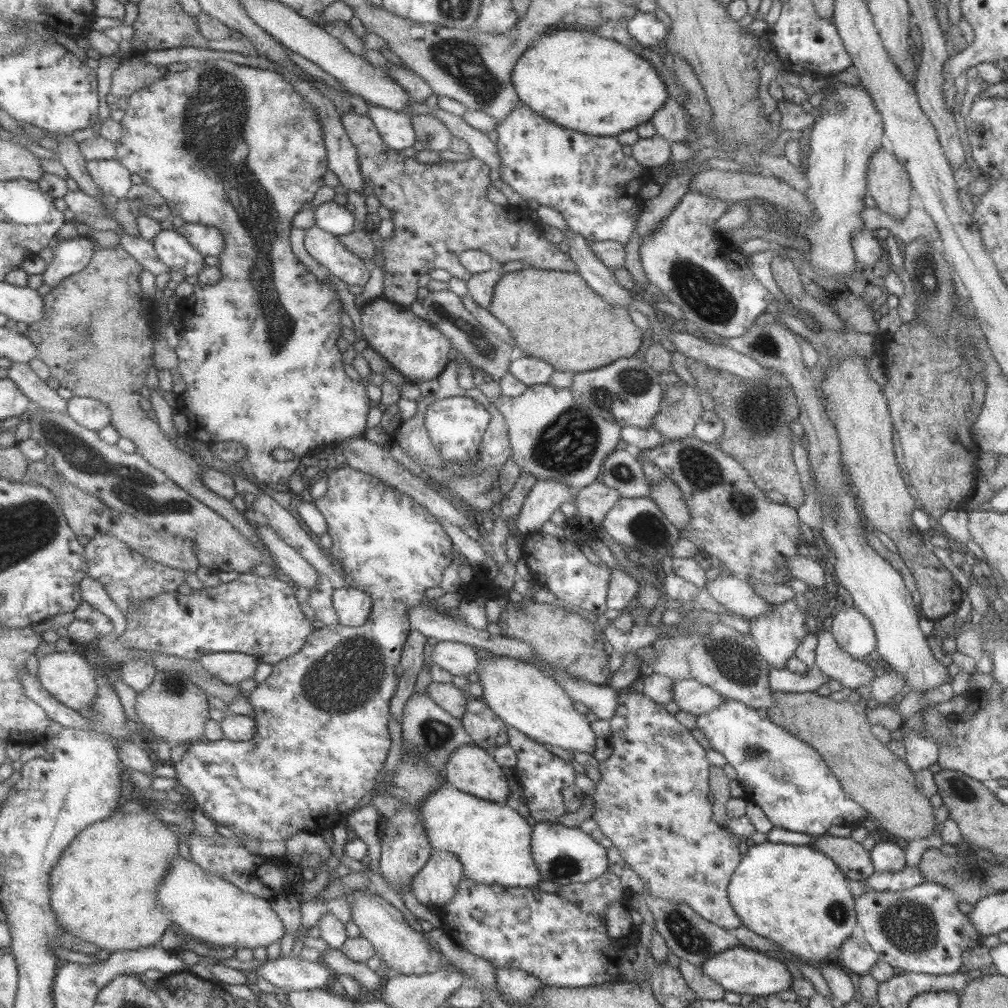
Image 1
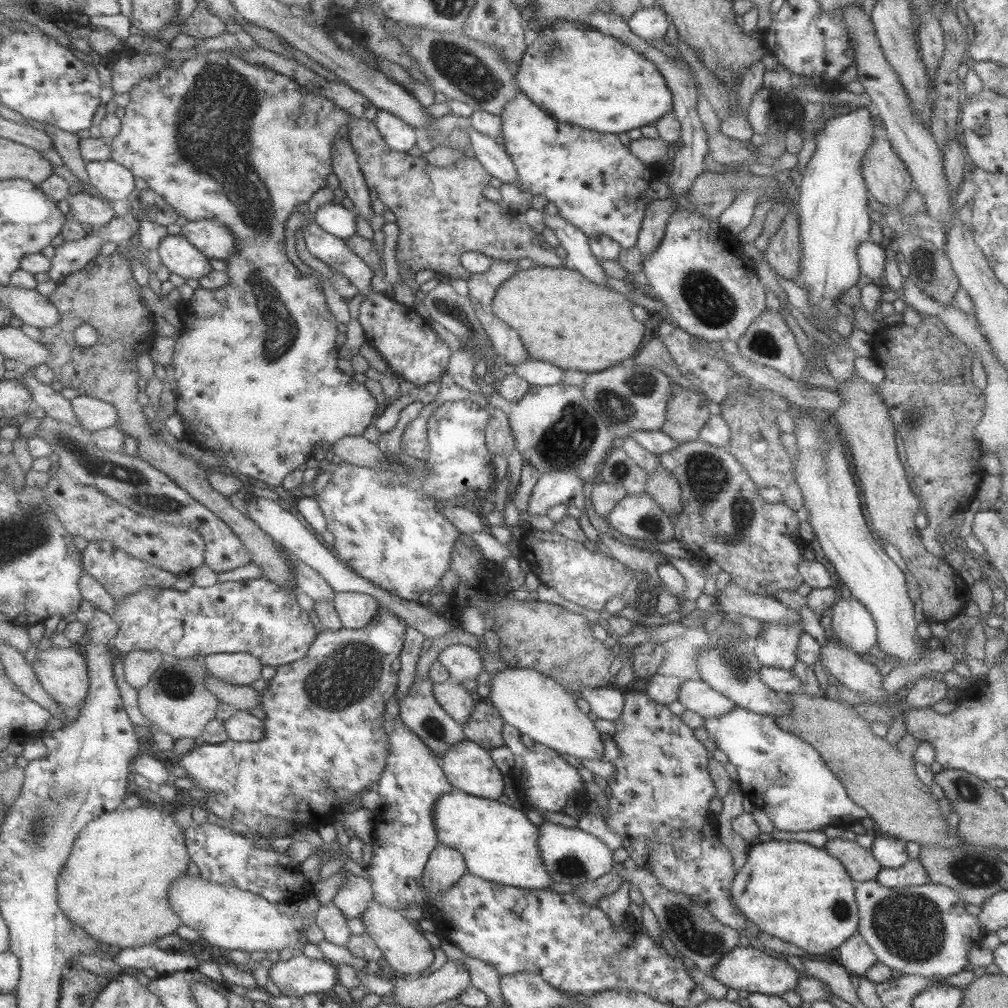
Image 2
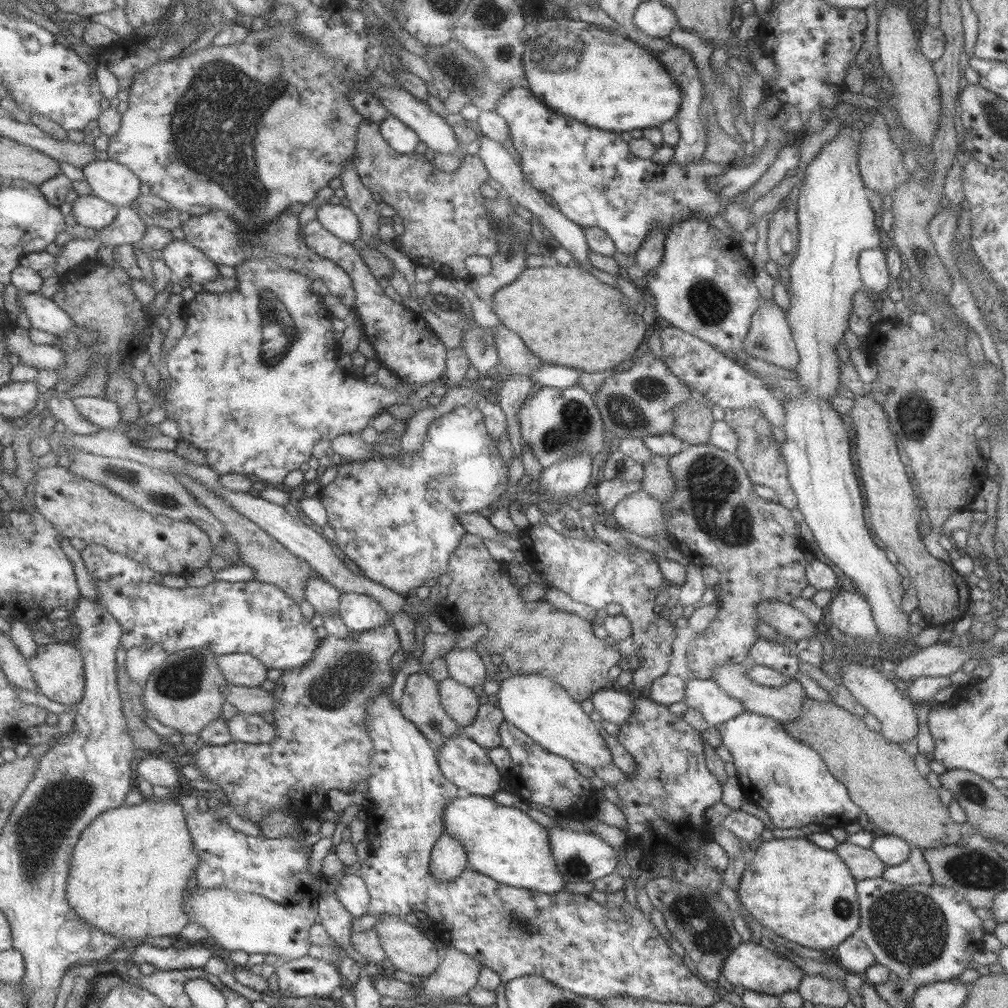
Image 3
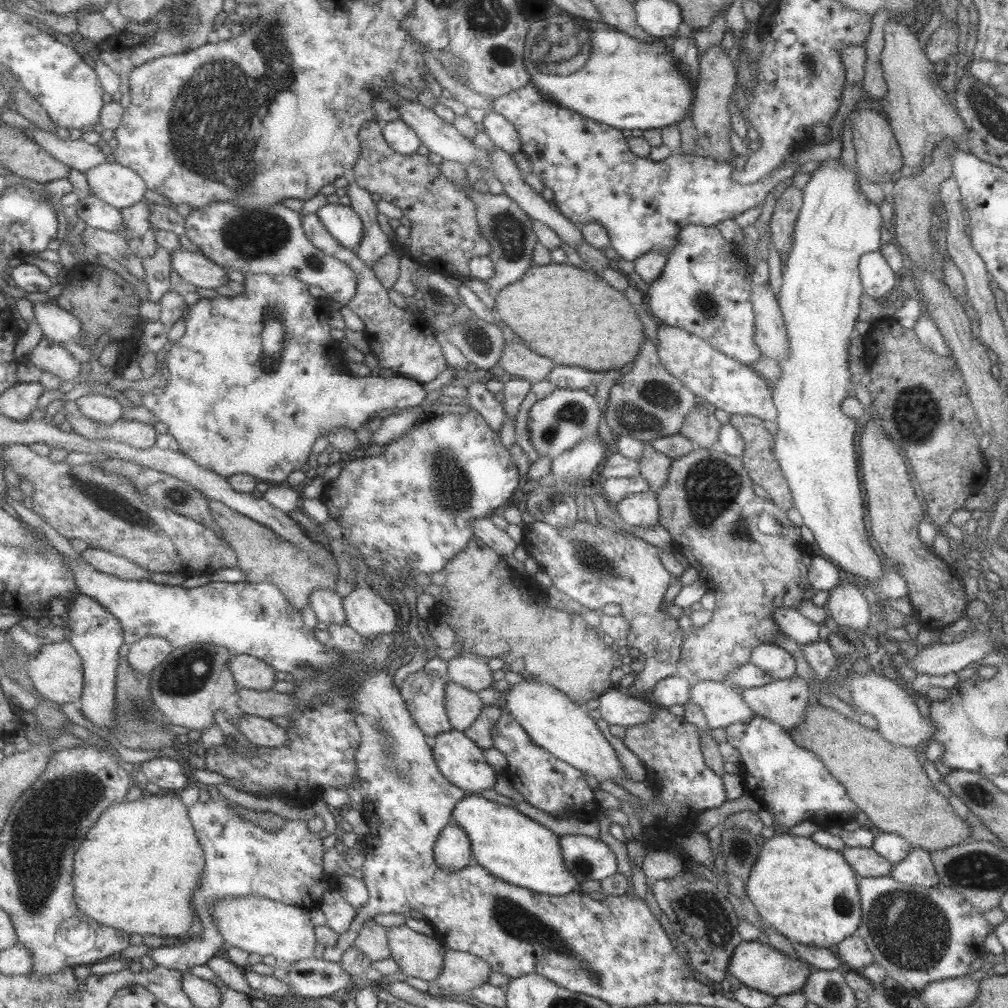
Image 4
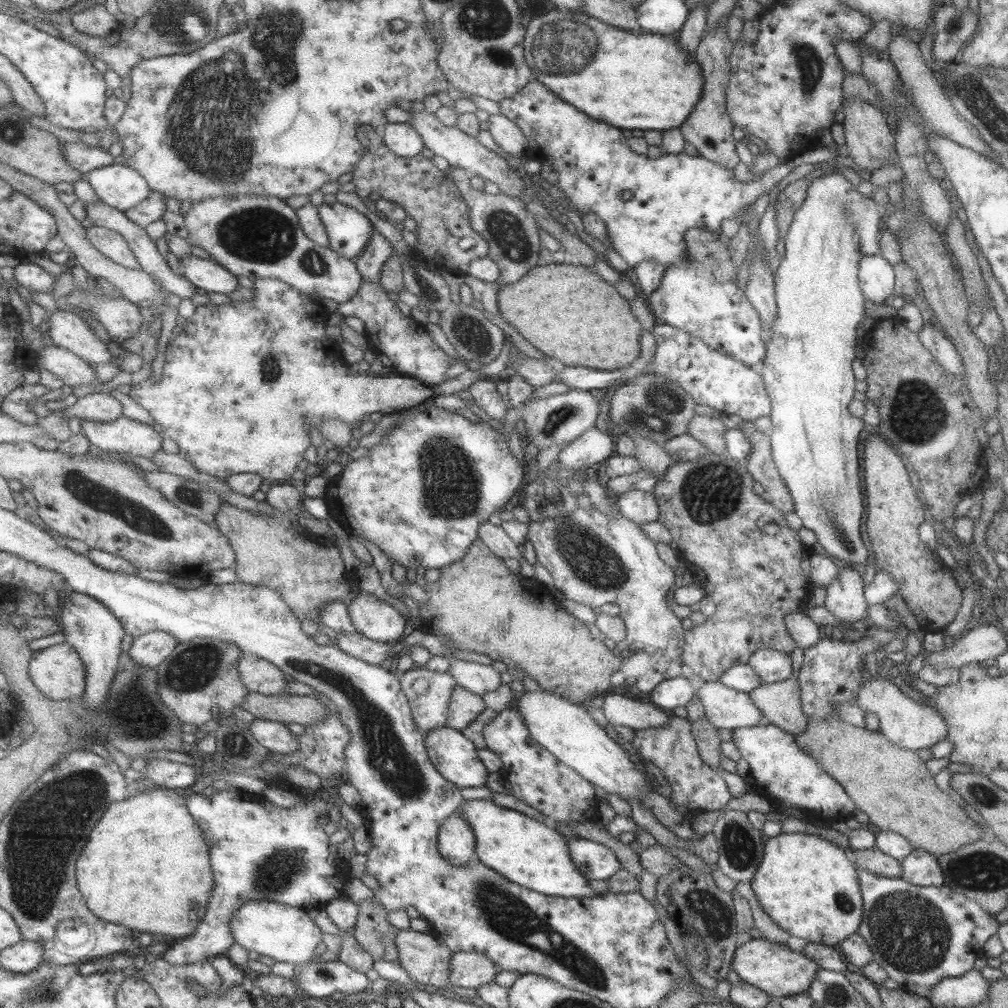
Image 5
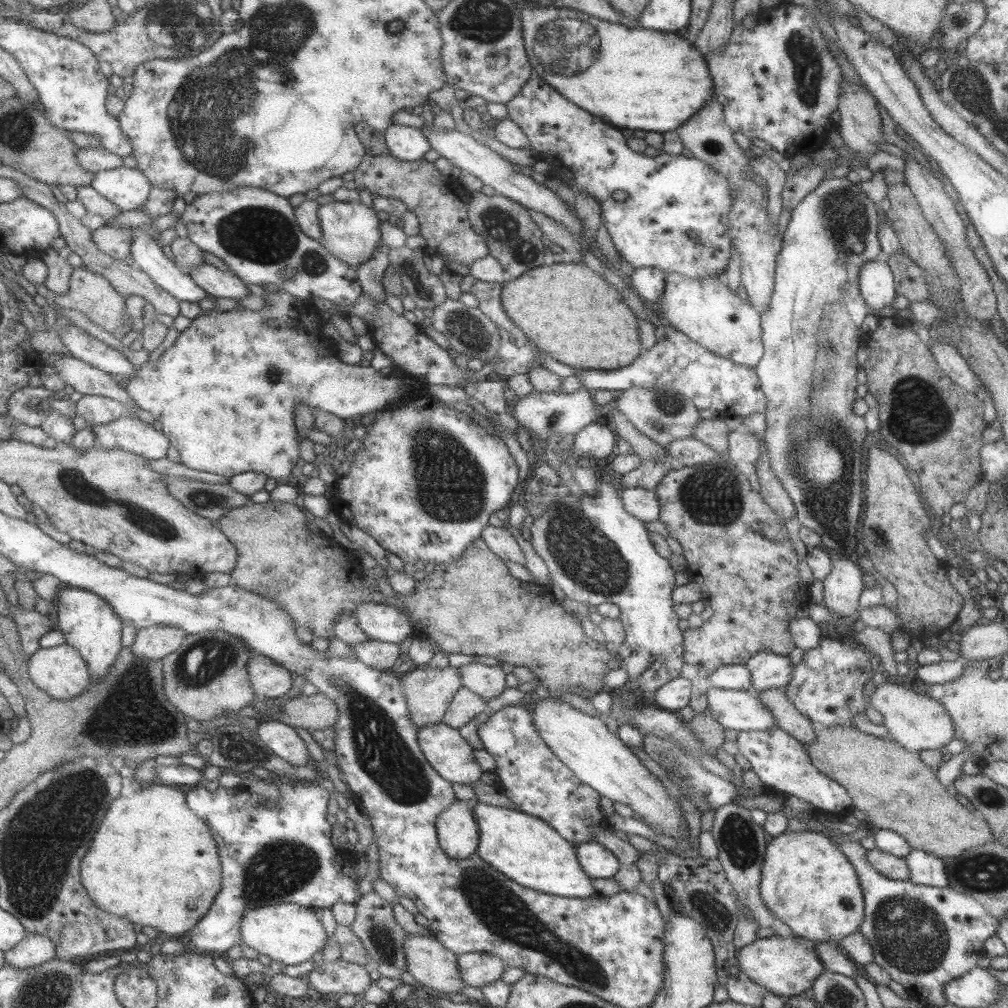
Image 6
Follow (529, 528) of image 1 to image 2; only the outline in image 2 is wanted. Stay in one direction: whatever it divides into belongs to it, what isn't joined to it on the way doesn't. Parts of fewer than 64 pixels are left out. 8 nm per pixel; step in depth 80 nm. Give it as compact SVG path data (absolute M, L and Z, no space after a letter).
M576 469L552 470L540 474L522 515L525 516L528 524L530 514L545 515L555 504L571 505L578 509L585 508L582 488L583 482L577 476Z

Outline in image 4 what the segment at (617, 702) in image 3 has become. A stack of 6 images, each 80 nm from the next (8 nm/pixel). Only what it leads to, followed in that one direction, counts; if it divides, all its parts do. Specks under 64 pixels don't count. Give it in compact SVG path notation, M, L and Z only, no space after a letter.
M610 688L600 695L596 709L607 725L628 727L653 718L656 706L632 698L626 691Z

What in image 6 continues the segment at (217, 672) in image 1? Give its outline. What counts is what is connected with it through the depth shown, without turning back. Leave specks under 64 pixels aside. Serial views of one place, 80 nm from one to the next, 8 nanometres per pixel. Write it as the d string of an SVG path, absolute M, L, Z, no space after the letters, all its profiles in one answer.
M253 653L248 673L255 692L261 697L281 698L293 688L295 674L268 656Z

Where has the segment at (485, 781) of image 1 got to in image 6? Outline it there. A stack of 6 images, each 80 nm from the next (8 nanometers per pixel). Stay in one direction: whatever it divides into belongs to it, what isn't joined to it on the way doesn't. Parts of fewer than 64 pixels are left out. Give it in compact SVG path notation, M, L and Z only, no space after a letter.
M441 723L426 724L419 729L420 749L434 769L445 780L455 784L473 784L479 781L482 774L481 767L477 764L475 749L460 735L458 729Z

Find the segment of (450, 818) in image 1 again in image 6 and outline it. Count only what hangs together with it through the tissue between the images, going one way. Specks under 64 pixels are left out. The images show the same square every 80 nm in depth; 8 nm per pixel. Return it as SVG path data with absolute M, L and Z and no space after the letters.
M471 802L480 834L477 857L514 883L534 891L565 898L587 898L596 890L577 860L575 845L561 838L544 820L525 814L517 808L503 808Z

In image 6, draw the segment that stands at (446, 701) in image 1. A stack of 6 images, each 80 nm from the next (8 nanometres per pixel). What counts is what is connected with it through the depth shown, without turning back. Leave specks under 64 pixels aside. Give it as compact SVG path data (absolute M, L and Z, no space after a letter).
M461 686L452 697L452 703L449 704L442 723L459 729L474 719L477 714L488 711L486 702L481 696L477 696L477 693Z

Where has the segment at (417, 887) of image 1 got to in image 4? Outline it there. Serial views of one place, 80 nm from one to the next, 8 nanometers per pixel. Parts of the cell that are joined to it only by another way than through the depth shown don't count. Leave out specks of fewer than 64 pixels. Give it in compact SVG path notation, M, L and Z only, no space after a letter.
M449 822L439 834L434 846L435 863L445 872L465 869L472 858L472 842L460 825Z

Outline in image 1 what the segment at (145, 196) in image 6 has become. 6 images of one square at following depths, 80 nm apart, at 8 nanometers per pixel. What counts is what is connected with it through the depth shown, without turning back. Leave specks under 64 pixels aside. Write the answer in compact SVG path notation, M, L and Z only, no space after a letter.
M89 160L88 170L105 195L127 198L133 186L132 173L119 160Z

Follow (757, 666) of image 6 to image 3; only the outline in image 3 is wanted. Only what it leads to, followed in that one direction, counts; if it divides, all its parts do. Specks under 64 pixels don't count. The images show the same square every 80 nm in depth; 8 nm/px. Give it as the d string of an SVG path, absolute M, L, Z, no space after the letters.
M761 637L751 646L748 653L754 664L779 671L788 677L793 678L798 671L799 660L796 654L775 640Z

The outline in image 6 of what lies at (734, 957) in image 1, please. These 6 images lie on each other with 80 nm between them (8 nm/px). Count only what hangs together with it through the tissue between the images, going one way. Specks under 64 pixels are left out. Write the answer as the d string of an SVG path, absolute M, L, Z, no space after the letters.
M774 934L770 937L756 938L737 952L737 968L741 974L762 986L766 992L787 997L802 994L804 990L811 988L813 980L824 968L812 947L796 945L793 943L793 937L795 936L781 937Z

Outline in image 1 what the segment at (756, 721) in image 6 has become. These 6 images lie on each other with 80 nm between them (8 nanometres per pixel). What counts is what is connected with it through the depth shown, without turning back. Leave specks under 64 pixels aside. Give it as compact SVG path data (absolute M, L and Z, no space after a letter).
M681 679L673 681L671 687L672 702L679 711L689 713L695 717L711 712L717 708L725 698L713 689L698 683L695 679Z

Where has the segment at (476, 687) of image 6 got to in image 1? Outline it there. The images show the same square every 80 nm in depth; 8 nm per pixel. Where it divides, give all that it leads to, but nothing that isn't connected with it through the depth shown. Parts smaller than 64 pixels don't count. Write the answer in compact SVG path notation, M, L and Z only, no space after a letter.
M437 642L432 648L431 660L433 664L446 670L453 677L466 676L466 674L474 672L478 663L475 650L459 642Z

